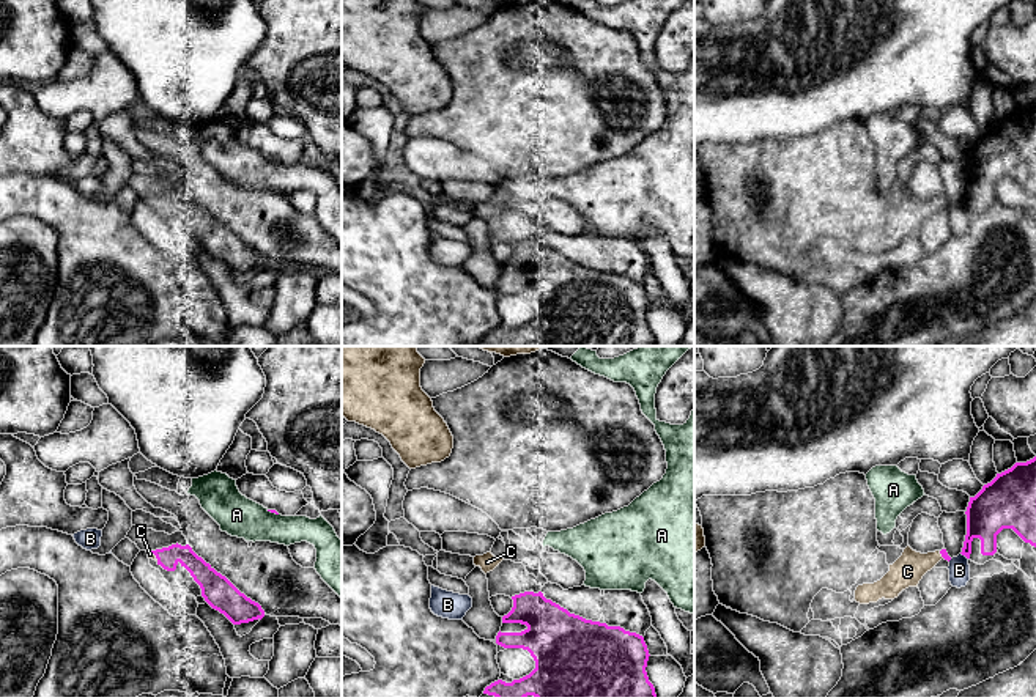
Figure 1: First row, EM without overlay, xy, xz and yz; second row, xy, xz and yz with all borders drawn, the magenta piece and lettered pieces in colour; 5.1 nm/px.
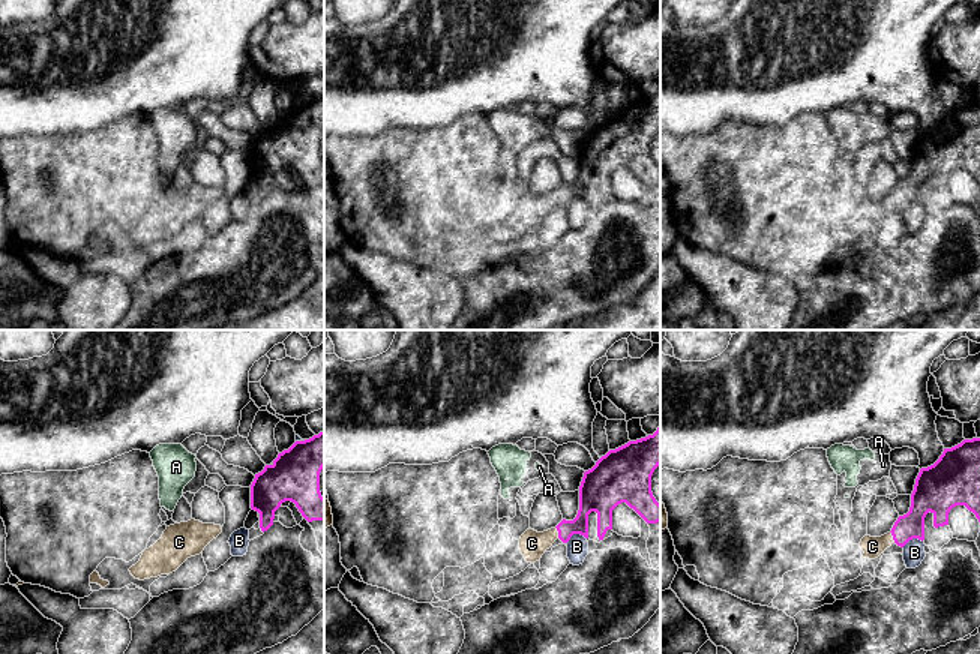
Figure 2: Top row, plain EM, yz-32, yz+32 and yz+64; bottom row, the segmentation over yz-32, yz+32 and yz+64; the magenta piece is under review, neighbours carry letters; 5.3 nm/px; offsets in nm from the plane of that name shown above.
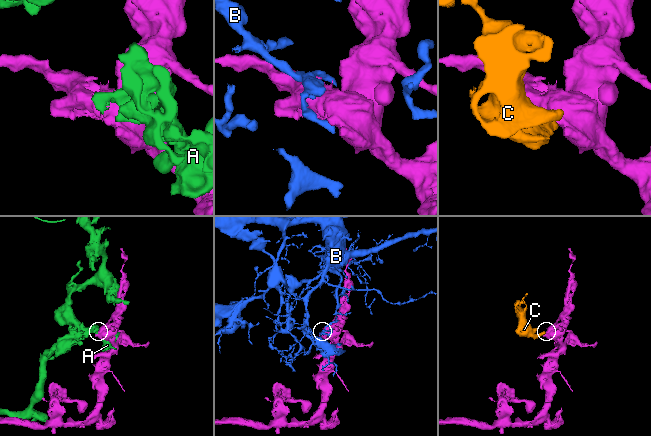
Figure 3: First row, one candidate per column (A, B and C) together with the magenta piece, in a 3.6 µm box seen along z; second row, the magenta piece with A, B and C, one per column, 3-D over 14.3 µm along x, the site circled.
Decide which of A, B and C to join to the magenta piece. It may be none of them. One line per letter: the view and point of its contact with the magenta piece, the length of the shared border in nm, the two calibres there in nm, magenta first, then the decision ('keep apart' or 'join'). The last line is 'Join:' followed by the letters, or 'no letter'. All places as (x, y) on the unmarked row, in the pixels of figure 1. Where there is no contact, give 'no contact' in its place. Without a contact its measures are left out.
A: xy (273, 159) | 70 nm | 20/200 nm | keep apart
B: yz (964, 202) | 50 nm | 220/110 nm | keep apart
C: xy (155, 202) | 70 nm | 110/30 nm | join
Join: C

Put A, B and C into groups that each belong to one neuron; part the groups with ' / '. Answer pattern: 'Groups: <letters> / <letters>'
Groups: A / B / C

